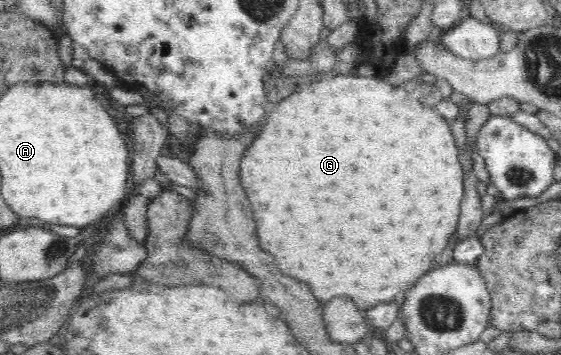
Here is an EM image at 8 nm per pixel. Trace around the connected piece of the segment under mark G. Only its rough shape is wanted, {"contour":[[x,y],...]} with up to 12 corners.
{"contour":[[383,78],[279,101],[239,180],[321,303],[386,303],[459,220],[450,122]]}

